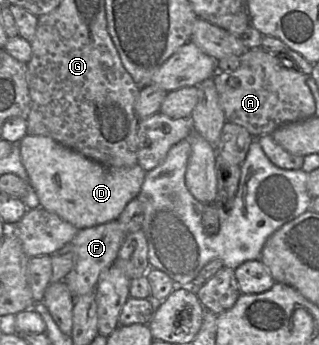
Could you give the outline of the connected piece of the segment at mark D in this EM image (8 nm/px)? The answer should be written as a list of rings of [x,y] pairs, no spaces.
[[[25,135],[17,144],[40,207],[79,230],[117,220],[126,205],[141,191],[146,171],[139,164],[107,167],[46,136]]]

